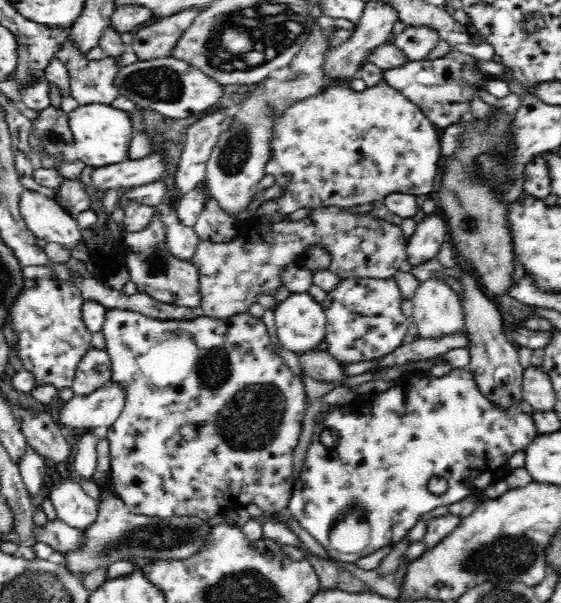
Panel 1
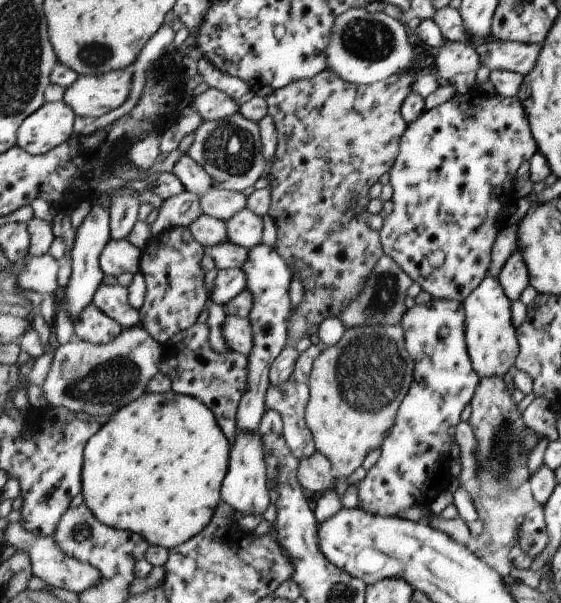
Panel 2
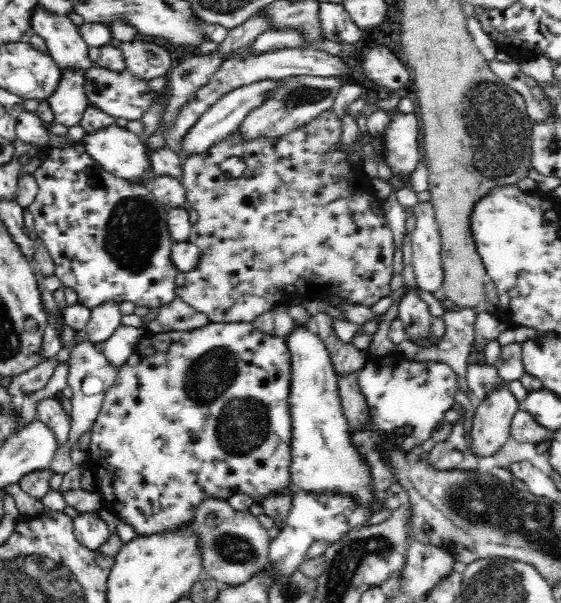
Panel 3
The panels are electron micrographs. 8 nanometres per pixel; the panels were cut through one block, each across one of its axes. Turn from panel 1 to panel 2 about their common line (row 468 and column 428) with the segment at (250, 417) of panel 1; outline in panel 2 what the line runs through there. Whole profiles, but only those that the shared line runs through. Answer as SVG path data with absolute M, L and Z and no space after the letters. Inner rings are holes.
M473 88L470 89L470 92L466 93L458 92L451 100L448 100L446 103L439 105L437 108L426 110L417 120L408 123L407 130L405 131L405 134L402 137L402 142L400 146L400 155L398 156L396 163L393 165L393 168L389 172L390 176L389 182L392 184L392 187L394 188L394 195L391 200L393 204L393 212L390 214L390 216L387 219L385 219L386 221L384 222L384 227L380 230L381 238L384 243L384 251L391 258L394 258L401 265L401 268L403 268L405 272L408 272L412 276L412 279L422 286L422 290L427 291L432 296L432 298L458 300L464 302L464 300L467 299L469 295L472 295L473 291L475 291L476 288L480 286L483 280L485 280L485 277L489 275L489 269L492 266L492 250L496 244L497 237L500 235L500 231L502 230L500 225L501 219L499 217L499 214L503 212L503 214L505 215L508 206L511 206L513 202L516 199L518 199L515 197L517 196L517 194L515 194L516 191L515 176L517 176L517 170L519 170L519 166L521 166L521 164L523 164L525 160L530 161L539 152L540 148L539 145L537 144L536 138L533 136L532 124L530 123L530 118L528 117L527 109L524 107L524 104L521 102L521 100L519 100L518 96L506 97L499 94L491 96L479 89Z

